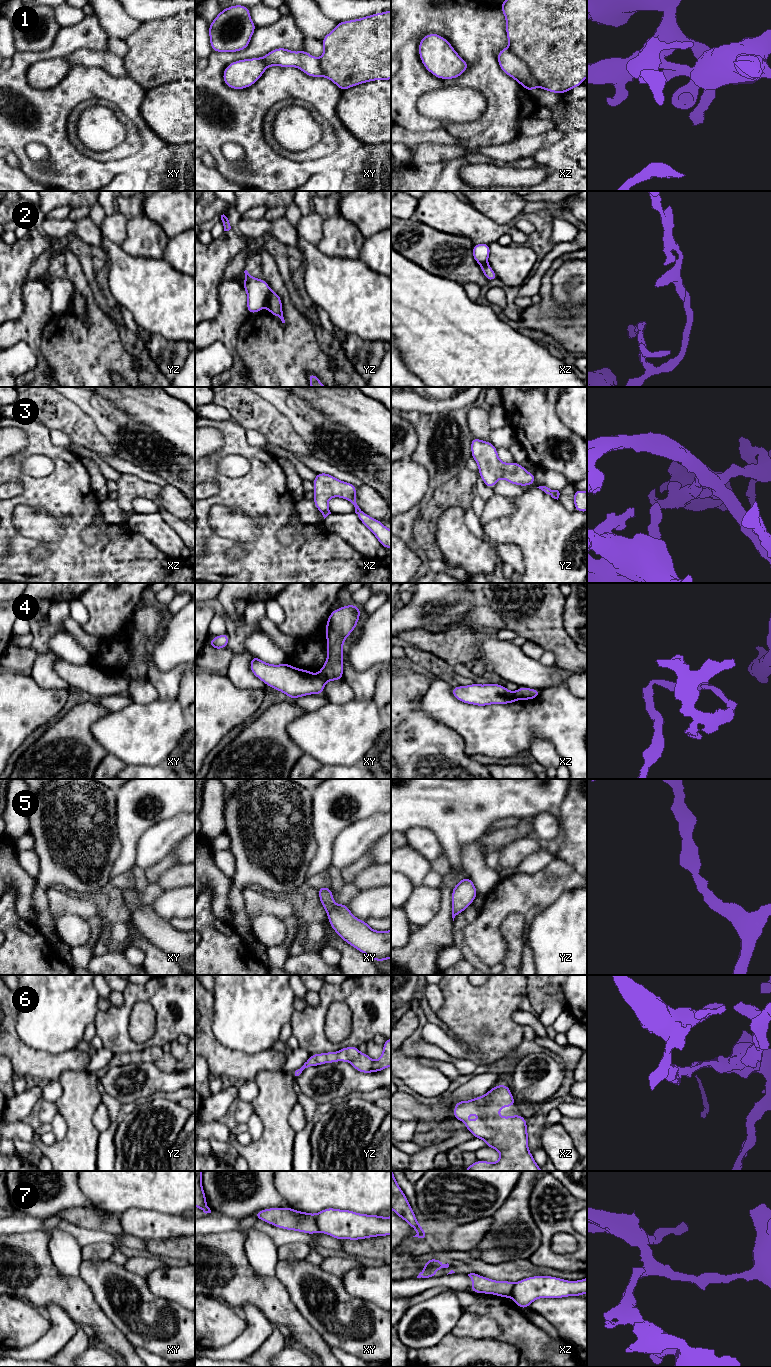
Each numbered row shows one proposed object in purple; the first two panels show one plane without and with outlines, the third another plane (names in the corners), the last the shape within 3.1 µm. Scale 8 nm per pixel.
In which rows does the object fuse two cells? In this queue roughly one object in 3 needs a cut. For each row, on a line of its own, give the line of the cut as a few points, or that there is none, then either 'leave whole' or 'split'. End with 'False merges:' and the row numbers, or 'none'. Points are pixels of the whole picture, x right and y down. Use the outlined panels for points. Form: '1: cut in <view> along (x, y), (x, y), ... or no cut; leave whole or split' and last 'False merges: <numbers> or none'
1: no cut; leave whole
2: cut in yz along (270, 290), (265, 305); split
3: no cut; leave whole
4: cut in xy along (317, 674), (325, 682); split
5: no cut; leave whole
6: no cut; leave whole
7: cut in xy along (313, 1215), (319, 1231); split
False merges: 2, 4, 7

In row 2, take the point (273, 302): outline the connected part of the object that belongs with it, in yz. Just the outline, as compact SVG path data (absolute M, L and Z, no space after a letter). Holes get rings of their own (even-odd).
M273 290L269 291L269 294L266 299L266 307L272 315L279 317L282 323L285 323L284 317L283 317L283 311L282 311L281 298Z

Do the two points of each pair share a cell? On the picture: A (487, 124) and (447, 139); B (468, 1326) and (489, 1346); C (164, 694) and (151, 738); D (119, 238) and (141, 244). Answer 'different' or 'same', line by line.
A: different
B: different
C: different
D: different

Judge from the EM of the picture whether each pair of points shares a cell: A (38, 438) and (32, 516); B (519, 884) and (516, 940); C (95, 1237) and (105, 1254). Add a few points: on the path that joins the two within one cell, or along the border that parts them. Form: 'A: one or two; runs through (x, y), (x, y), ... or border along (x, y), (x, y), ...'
A: two; border along (12, 513), (30, 505), (55, 516)
B: two; border along (525, 919), (520, 914), (510, 914), (499, 929)
C: two; border along (82, 1246), (108, 1242), (115, 1248)

